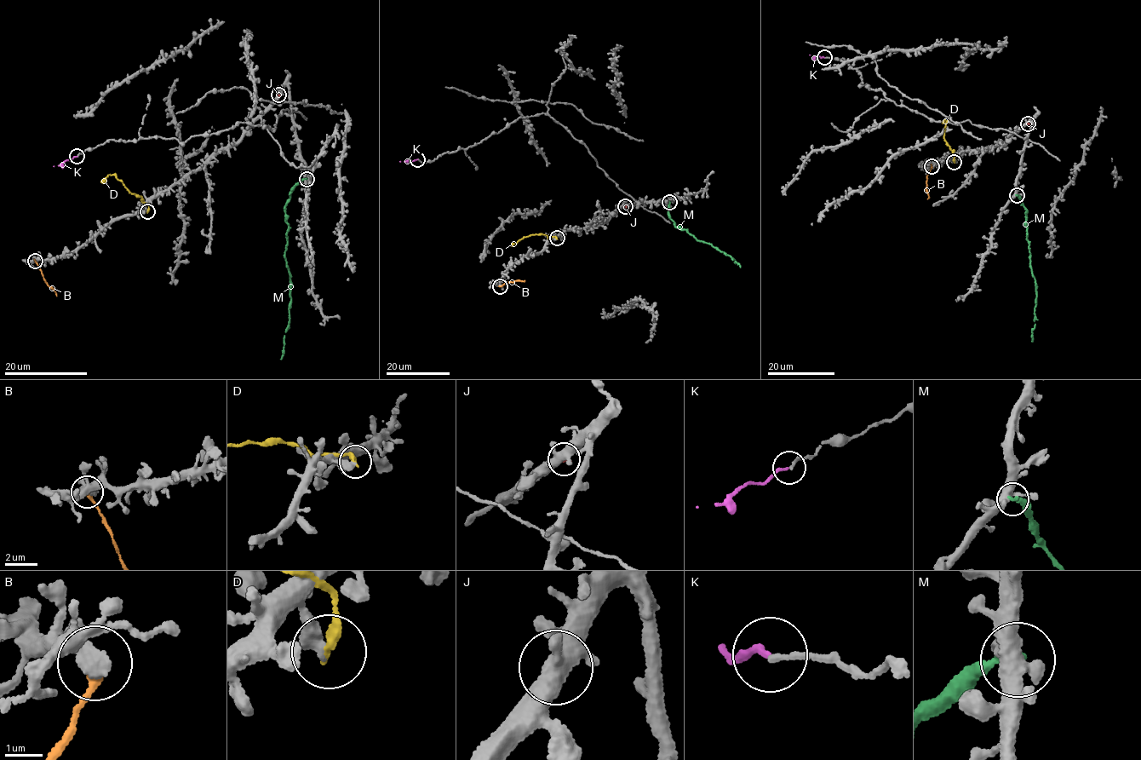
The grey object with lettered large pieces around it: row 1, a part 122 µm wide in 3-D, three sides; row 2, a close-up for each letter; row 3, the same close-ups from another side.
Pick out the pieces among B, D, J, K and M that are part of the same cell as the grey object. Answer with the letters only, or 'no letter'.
K

